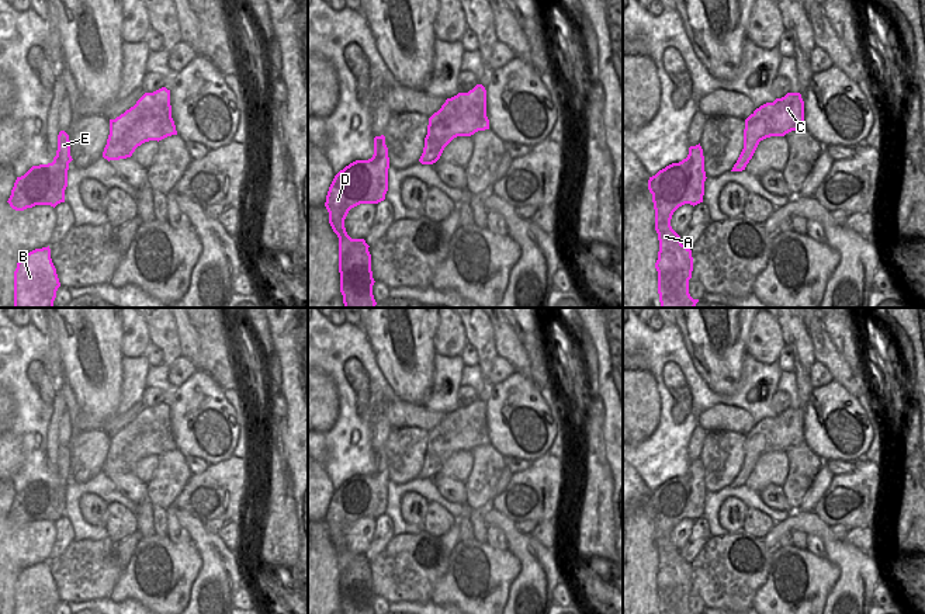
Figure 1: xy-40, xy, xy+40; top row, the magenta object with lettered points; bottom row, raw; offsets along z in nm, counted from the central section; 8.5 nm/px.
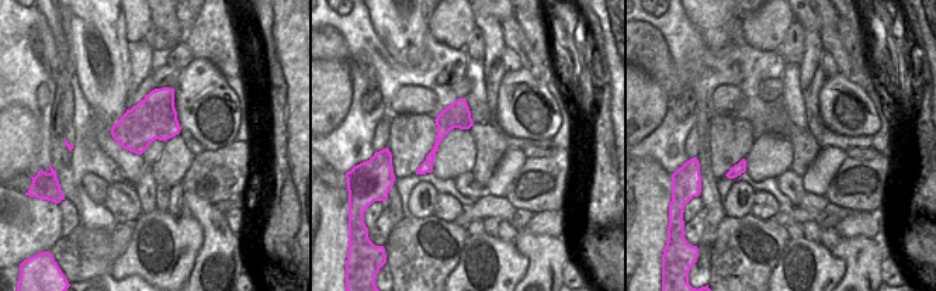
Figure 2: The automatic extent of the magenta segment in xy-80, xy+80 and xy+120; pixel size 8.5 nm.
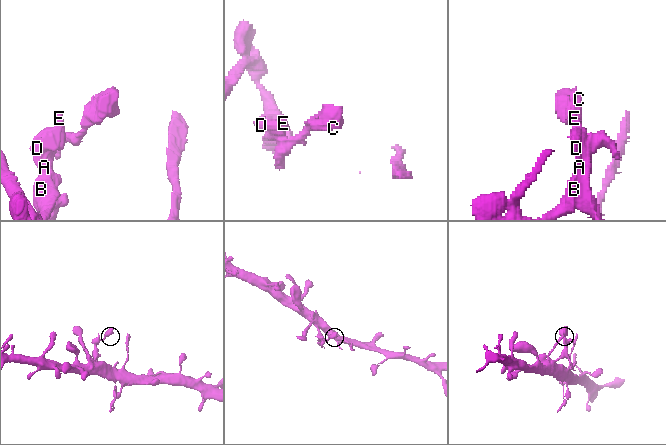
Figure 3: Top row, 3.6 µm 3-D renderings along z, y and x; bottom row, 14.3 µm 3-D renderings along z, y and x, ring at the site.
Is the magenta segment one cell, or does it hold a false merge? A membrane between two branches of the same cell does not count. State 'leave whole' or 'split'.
split

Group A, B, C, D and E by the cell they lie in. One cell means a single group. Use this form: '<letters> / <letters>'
A B D E / C

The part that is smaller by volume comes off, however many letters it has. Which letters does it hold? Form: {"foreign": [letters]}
{"foreign": ["C"]}

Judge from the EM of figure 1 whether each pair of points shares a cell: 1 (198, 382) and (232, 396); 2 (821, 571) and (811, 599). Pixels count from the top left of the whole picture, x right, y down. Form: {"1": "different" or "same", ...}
{"1": "different", "2": "same"}

